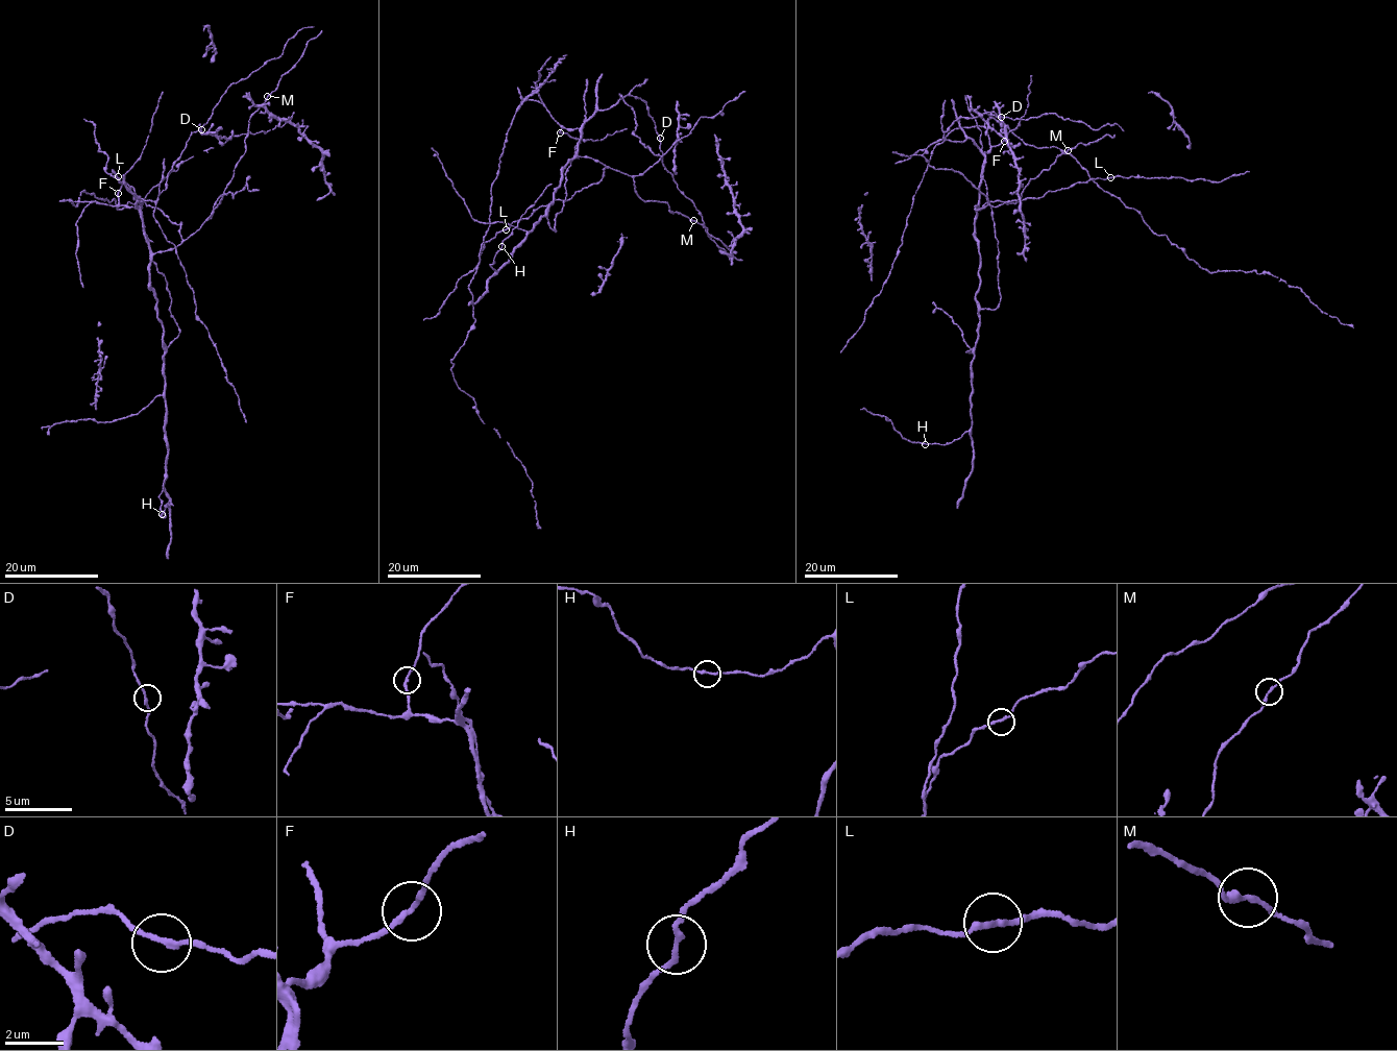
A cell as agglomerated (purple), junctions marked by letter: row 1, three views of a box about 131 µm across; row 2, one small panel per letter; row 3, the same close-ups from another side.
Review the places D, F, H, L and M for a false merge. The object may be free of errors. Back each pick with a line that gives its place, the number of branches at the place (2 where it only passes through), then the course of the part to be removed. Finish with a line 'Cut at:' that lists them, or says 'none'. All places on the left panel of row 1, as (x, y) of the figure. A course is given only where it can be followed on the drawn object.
Cut at: none

